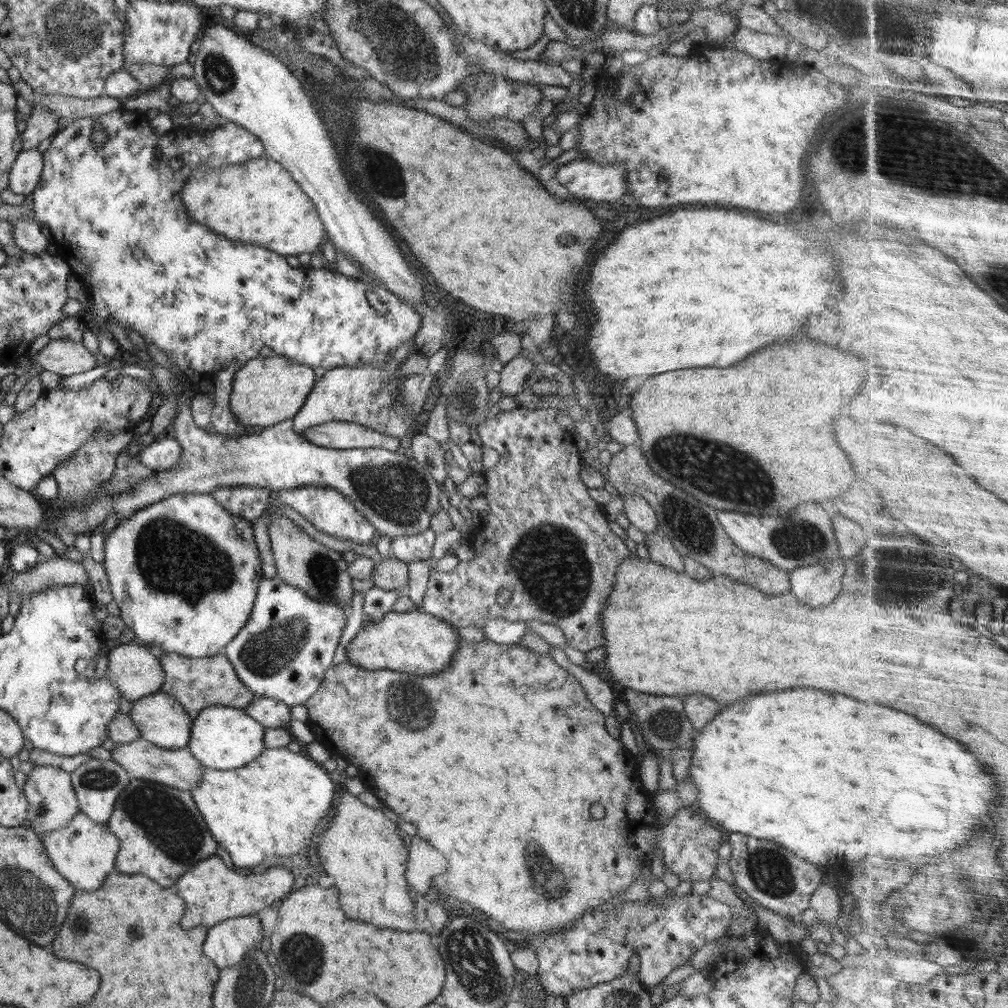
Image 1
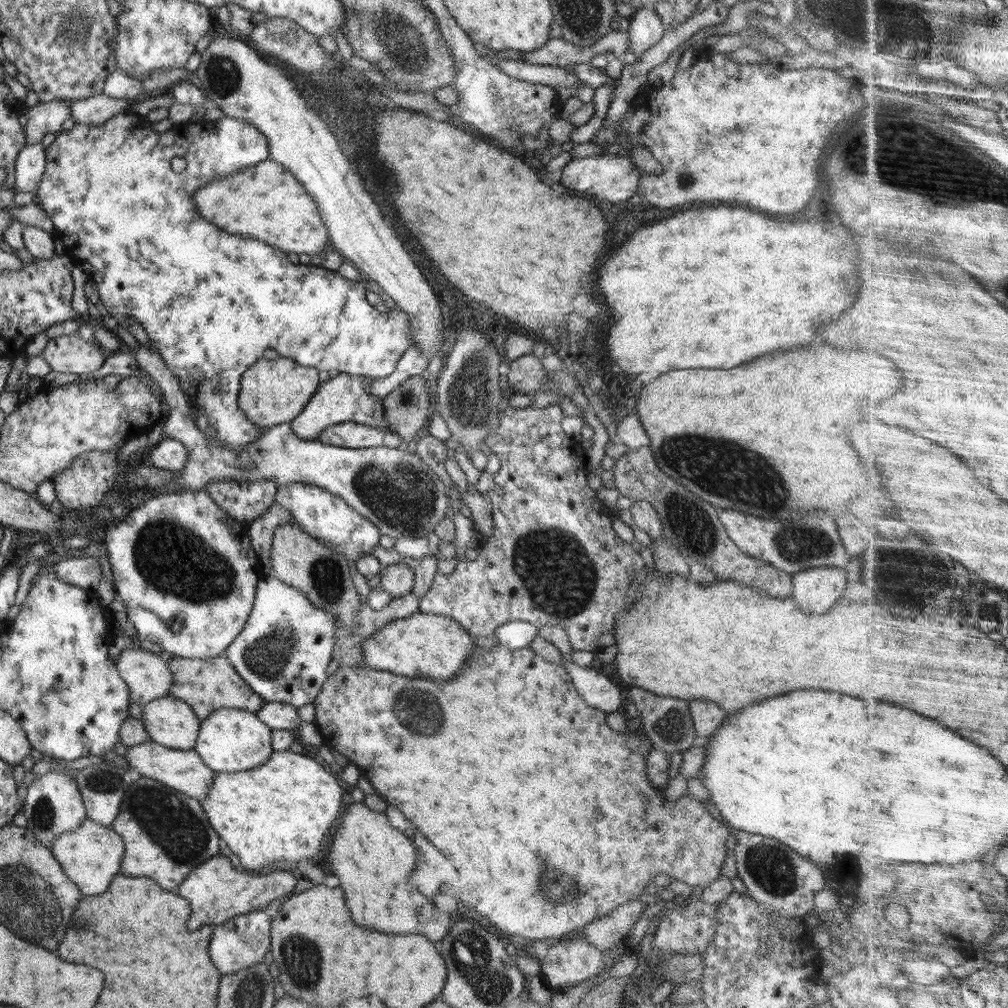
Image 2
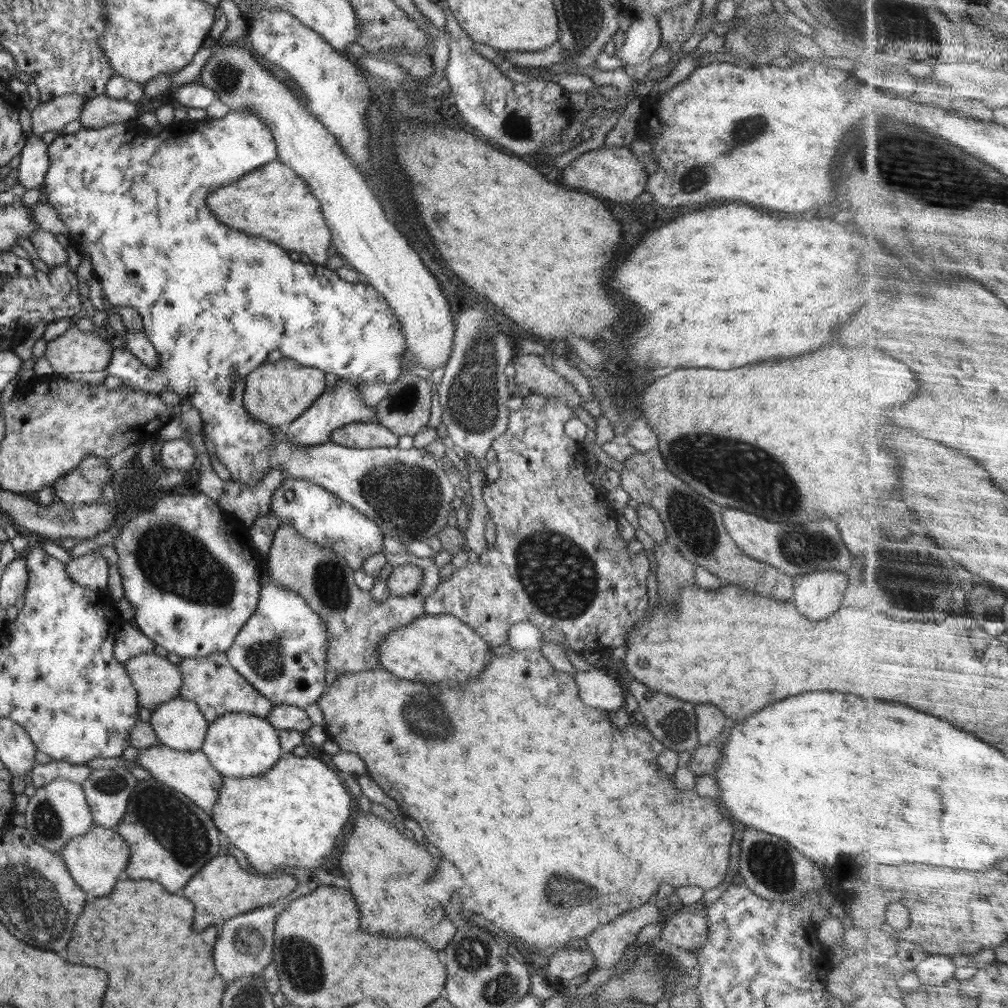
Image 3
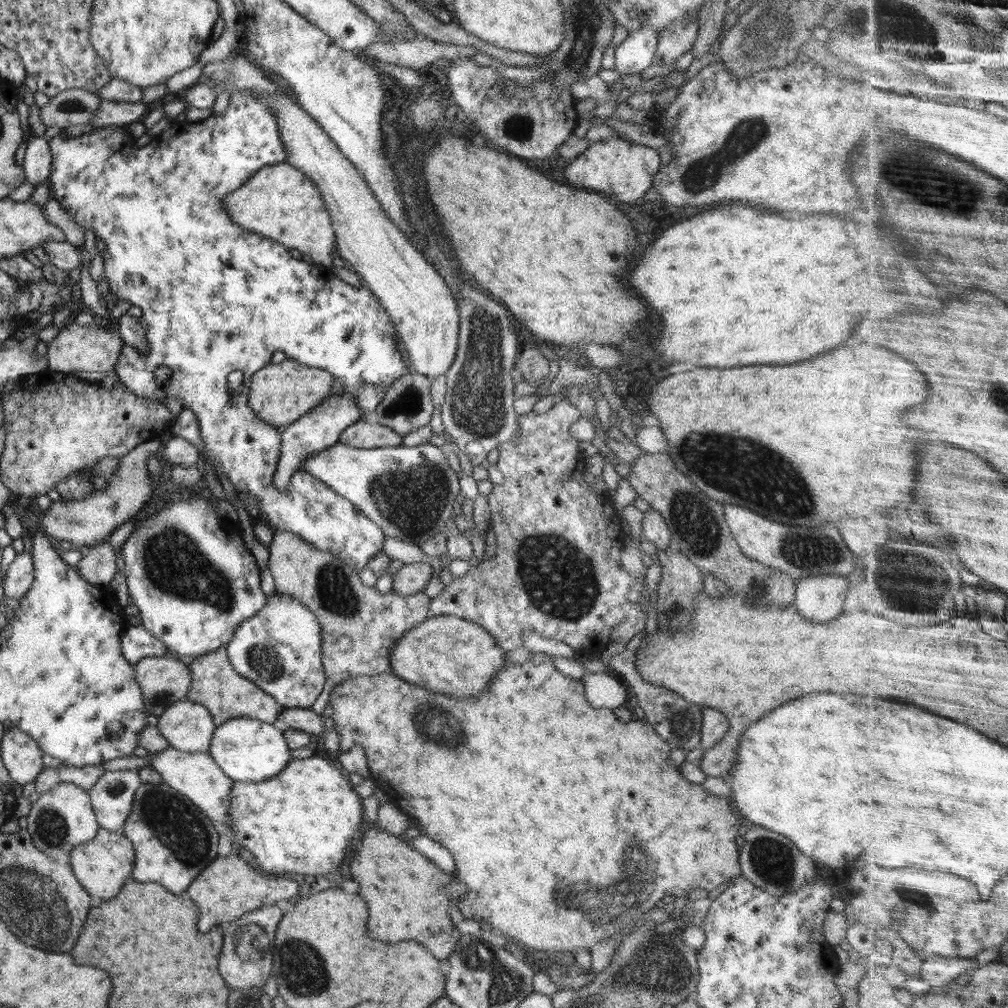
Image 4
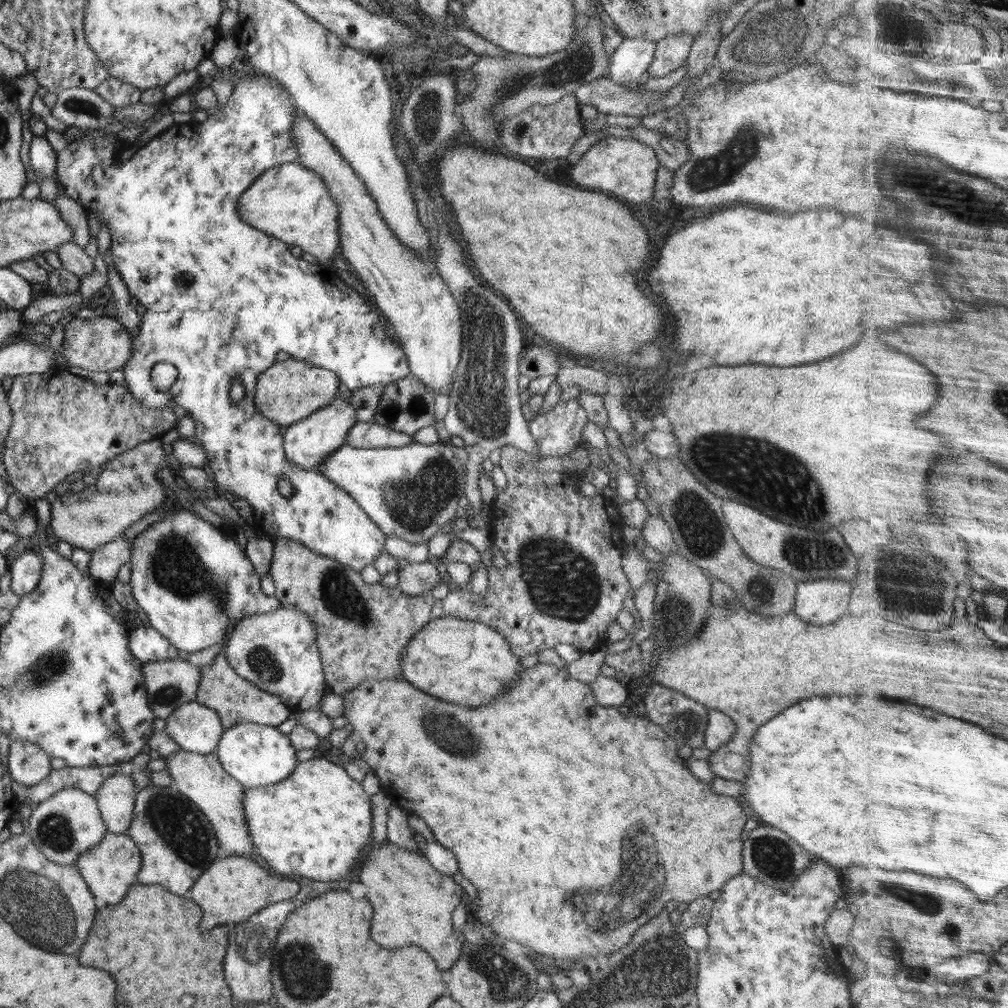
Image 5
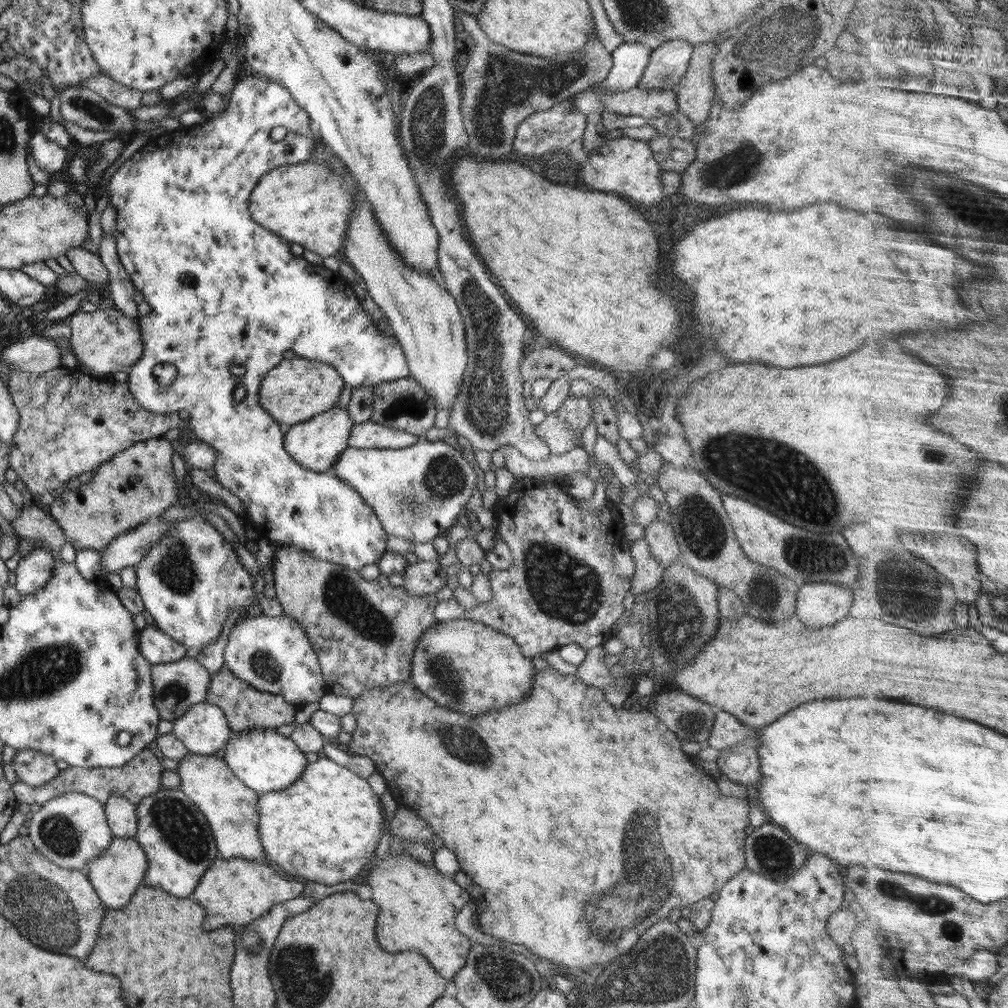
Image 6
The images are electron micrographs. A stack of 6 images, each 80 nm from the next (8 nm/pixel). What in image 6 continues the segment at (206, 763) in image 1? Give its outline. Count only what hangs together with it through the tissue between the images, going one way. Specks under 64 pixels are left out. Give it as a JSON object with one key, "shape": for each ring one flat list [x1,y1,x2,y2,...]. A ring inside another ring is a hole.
{"shape":[[252,727,229,736,224,747,227,767,248,788,258,793,269,793,288,788,304,772,308,760,290,737,277,733,275,729]]}

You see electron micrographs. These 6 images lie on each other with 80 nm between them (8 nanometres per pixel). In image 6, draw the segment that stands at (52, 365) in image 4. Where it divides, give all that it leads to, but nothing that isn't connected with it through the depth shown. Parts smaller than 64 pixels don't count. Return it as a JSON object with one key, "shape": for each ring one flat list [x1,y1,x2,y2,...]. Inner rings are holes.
{"shape":[[96,309,94,312,75,312,68,318,71,328,70,344,73,354,80,362,80,367,88,368,97,373,110,375,115,372,124,372,139,360,144,350,140,334,139,316,126,316,121,310]]}

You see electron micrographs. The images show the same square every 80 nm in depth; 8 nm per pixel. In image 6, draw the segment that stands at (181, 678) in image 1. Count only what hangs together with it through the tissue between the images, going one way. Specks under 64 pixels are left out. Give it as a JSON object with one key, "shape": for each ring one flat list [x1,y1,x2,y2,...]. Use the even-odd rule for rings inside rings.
{"shape":[[226,666,217,673,211,673,205,701,215,704,224,711,224,716,232,733,252,727,276,729,283,724,292,724,296,712,300,709,296,705,290,704,282,695,252,688,247,682,236,678]]}

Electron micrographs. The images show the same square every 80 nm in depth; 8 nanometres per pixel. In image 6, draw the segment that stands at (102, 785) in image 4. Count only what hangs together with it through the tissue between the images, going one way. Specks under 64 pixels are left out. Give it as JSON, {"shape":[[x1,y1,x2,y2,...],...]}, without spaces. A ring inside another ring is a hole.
{"shape":[[112,793,109,797,103,807,112,834,124,838,134,838,137,831,135,805,130,804,118,793]]}

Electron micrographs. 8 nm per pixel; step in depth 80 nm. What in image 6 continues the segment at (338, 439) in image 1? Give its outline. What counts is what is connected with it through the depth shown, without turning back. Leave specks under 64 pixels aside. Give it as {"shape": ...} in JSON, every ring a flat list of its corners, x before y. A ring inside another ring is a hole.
{"shape":[[370,420,353,425,348,444,350,447,357,449,399,449,408,448,420,439,415,434,397,428,390,428,389,426,382,426]]}

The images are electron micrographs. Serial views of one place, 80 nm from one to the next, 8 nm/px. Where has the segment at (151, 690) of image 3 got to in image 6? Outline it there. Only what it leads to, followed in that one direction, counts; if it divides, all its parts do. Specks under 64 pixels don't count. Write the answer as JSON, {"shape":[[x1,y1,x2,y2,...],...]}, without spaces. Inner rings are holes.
{"shape":[[182,658,176,662,154,664,151,669,151,679,153,682,153,701,157,706,160,718,173,722,193,704,205,701,205,694,208,692,208,685,211,681,211,673,195,659]]}

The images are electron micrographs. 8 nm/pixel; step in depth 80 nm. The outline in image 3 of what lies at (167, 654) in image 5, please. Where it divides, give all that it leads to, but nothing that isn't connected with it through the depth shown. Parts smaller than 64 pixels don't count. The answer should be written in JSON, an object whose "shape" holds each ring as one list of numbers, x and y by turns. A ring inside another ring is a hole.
{"shape":[[123,623,115,634,113,646,114,656,120,663,125,664,134,656,152,653,155,642,150,640,138,627]]}

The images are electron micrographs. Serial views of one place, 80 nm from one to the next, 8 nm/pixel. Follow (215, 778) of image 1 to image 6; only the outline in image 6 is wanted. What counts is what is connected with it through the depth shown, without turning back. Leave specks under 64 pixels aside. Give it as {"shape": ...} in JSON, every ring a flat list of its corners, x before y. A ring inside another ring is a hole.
{"shape":[[320,755,316,762,308,763,306,768,304,768,304,772,300,775,300,778,295,780,295,783,288,785,288,788,269,793,259,793,257,797,257,827,259,828,260,842,265,850,265,856,268,860,272,860,276,866,280,866,282,870,290,875,295,875,297,877,302,876,308,880,312,880,312,882,318,882,320,884,330,886,338,884,339,882,346,882,348,878,352,880,354,876,358,876,364,868,371,866,371,864,376,860,375,850,378,846,378,841,382,836,382,826,384,826,384,815,382,813,380,796,370,789,370,785,366,779,358,777,356,773,340,764,337,764,331,759,328,759,328,757]]}

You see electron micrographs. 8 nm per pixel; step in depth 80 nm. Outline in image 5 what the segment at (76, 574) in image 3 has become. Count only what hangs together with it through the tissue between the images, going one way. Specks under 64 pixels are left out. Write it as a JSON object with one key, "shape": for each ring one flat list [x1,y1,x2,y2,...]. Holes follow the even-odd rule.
{"shape":[[120,537,91,550,89,577,97,582,112,585,117,577,119,567,132,562,132,554,134,554,132,553,132,546,134,546,132,542,134,539,127,540]]}

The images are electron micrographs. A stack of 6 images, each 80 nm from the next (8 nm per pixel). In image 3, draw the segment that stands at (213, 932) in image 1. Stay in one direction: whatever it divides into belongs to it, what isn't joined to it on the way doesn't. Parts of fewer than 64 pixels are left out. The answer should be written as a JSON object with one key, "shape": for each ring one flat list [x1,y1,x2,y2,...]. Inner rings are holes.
{"shape":[[266,905,244,914,229,918,226,924,220,928,218,932,218,940,214,946,214,964,216,970,220,972,220,976,230,982,230,980,245,979,252,975,262,975,264,967,273,960,273,930,277,919,274,907],[252,933,258,936,260,944,256,946,256,950,250,954,242,945,242,936]]}

